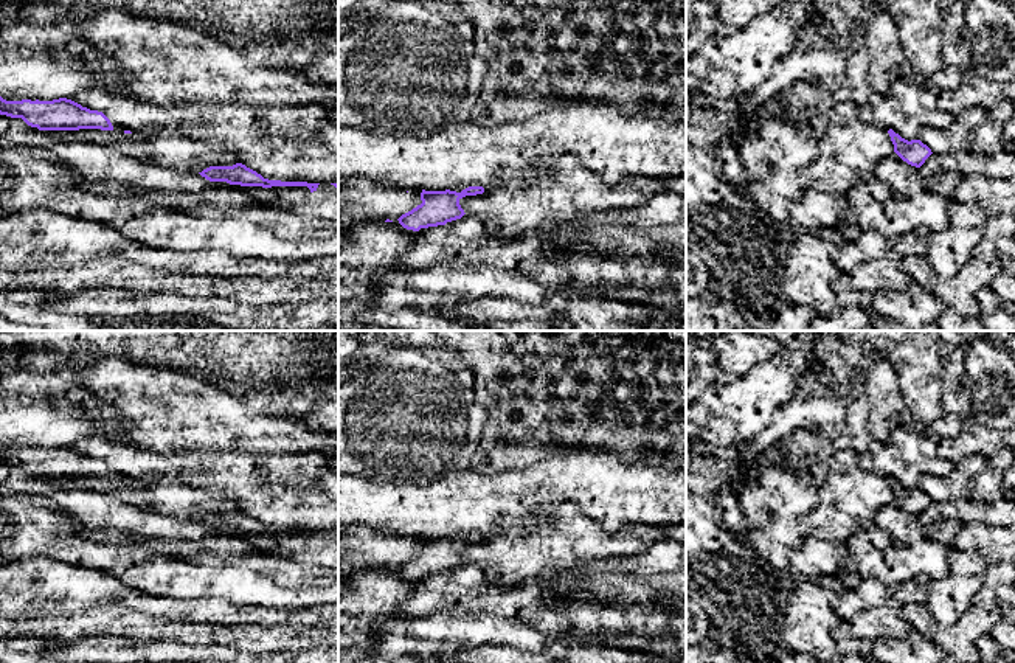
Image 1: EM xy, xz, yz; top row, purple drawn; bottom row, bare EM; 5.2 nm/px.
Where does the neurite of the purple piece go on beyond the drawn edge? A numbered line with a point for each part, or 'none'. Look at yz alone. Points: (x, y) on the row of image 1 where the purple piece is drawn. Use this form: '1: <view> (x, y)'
none

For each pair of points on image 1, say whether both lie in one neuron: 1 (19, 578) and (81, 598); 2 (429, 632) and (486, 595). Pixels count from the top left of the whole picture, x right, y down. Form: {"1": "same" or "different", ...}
{"1": "same", "2": "different"}

